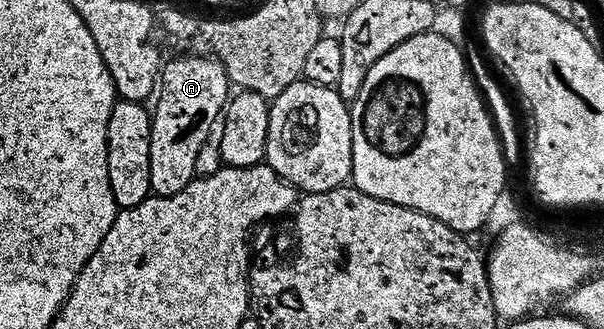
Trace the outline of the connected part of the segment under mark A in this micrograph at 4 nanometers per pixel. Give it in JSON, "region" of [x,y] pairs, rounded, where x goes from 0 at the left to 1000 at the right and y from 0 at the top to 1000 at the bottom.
{"region":[[[310,170],[316,176],[290,176],[272,198],[267,213],[267,271],[262,277],[263,313],[253,322],[250,365],[250,584],[265,602],[285,602],[293,584],[306,584],[313,559],[321,553],[321,514],[326,474],[336,444],[351,429],[349,404],[358,404],[366,362],[371,356],[386,264],[376,240],[373,207],[354,170]]]}

